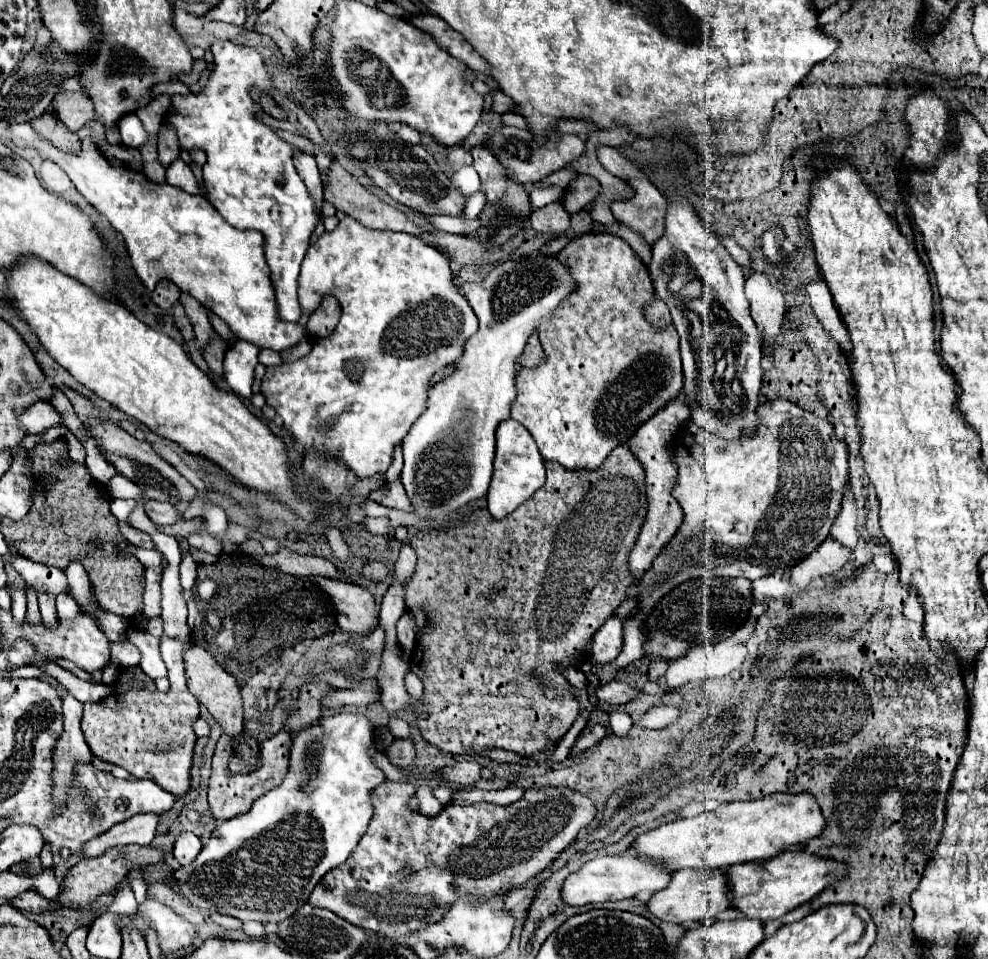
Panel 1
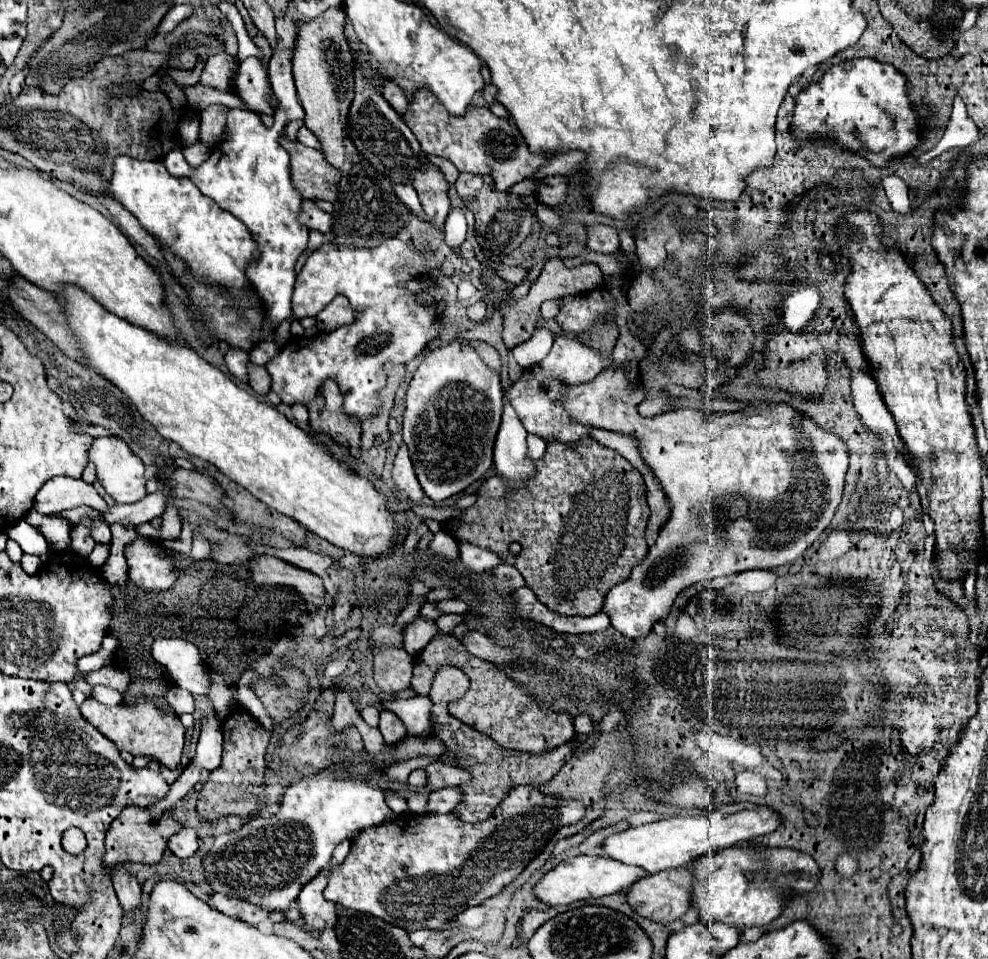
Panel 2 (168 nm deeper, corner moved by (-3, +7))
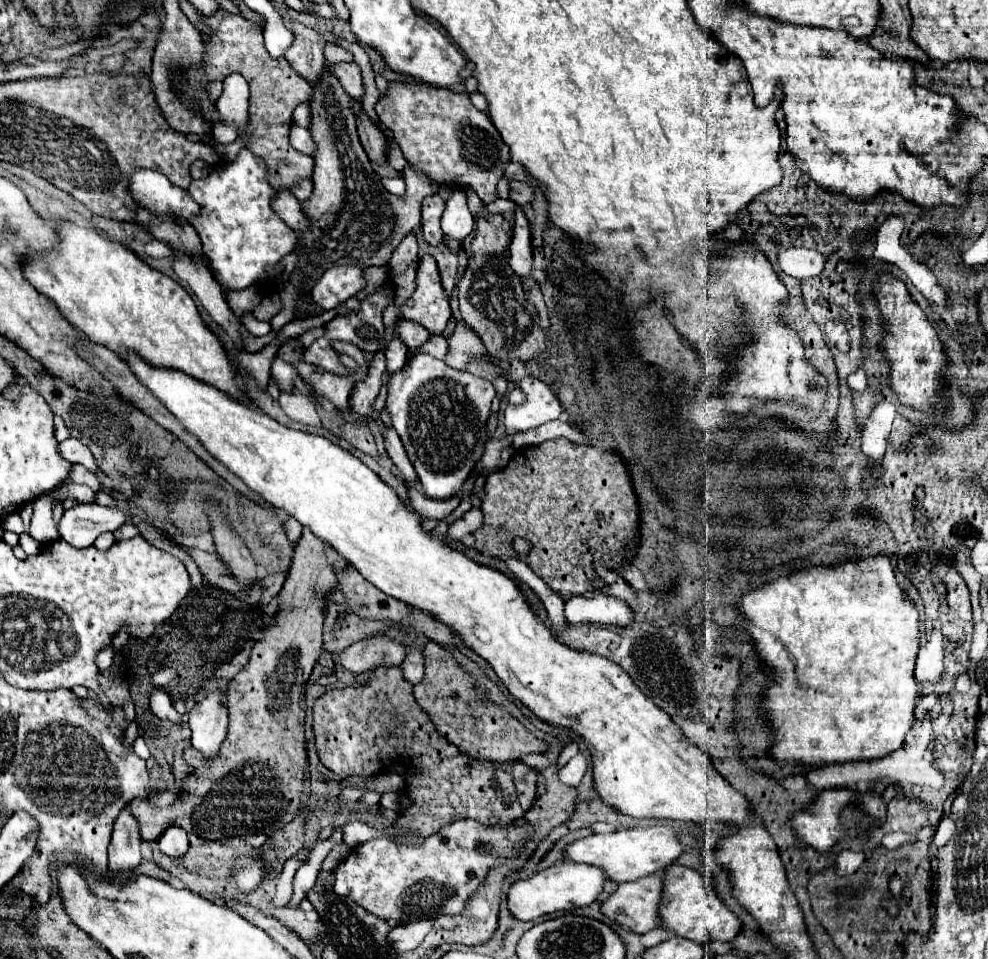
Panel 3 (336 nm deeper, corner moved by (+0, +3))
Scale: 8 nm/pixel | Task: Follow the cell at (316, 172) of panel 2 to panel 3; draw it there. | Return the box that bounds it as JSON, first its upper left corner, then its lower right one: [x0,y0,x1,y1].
[173,9,313,189]

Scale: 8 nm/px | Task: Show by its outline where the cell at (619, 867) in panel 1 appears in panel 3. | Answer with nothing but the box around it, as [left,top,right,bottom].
[507,861,607,921]

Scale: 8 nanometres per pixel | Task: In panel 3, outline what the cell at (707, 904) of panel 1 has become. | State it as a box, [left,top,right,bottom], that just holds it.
[601,875,663,933]

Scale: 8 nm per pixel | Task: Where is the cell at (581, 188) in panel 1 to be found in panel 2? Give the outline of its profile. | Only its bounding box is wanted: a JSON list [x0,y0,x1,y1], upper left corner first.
[536,177,568,207]

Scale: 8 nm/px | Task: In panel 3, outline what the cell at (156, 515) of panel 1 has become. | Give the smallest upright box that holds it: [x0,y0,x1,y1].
[59,505,131,547]

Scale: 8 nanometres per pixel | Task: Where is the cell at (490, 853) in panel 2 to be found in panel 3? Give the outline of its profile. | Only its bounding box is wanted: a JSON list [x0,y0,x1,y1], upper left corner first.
[333,819,531,923]

